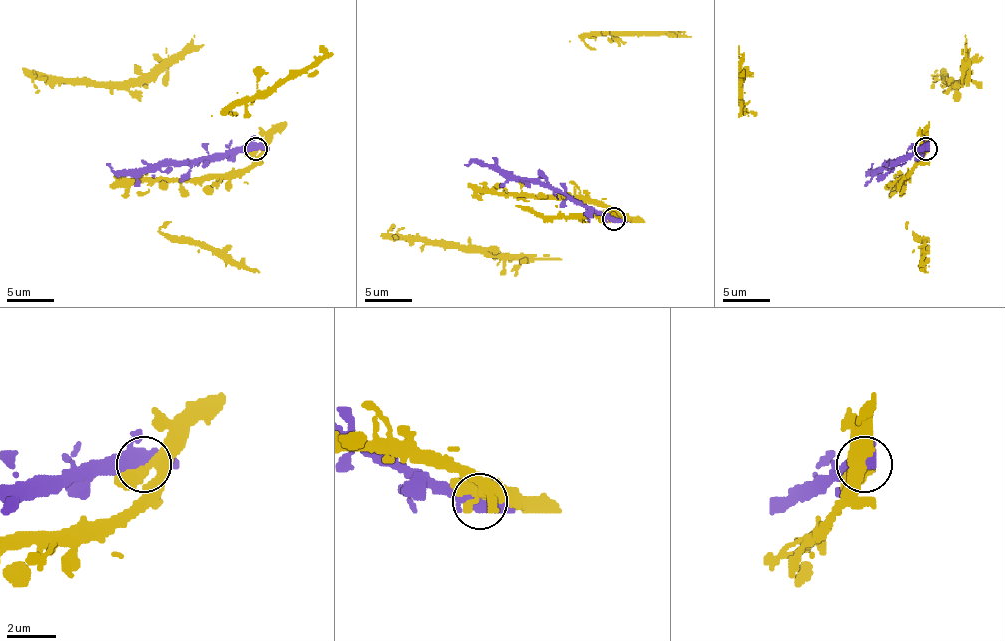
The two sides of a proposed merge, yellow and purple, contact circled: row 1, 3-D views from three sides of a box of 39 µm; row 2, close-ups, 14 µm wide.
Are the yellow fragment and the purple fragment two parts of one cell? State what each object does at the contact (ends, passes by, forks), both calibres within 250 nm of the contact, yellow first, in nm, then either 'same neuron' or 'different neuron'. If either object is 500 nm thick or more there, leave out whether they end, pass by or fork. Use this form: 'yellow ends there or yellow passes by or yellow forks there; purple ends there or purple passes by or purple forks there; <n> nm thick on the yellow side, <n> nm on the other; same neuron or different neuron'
yellow forks there; purple forks there; 340 nm thick on the yellow side, 440 nm on the other; same neuron

